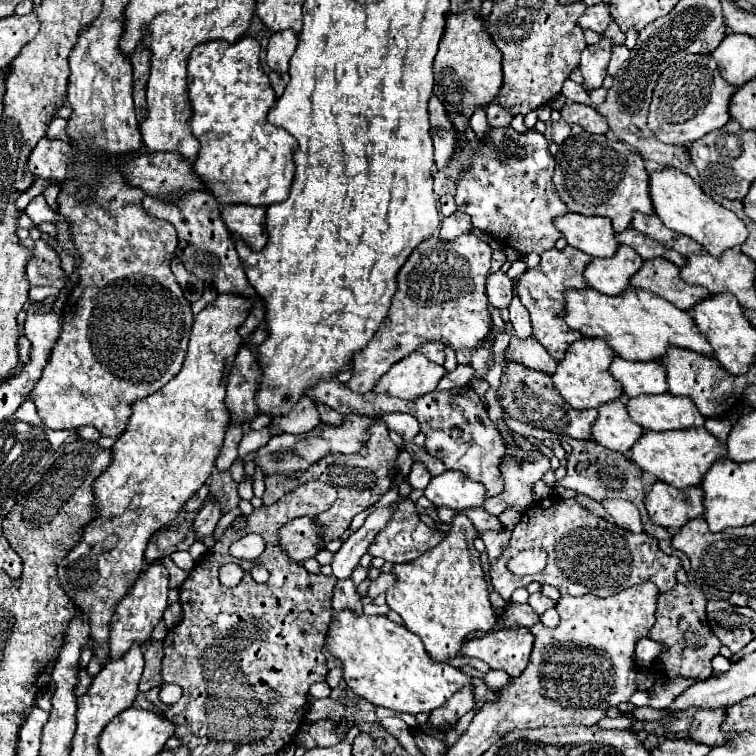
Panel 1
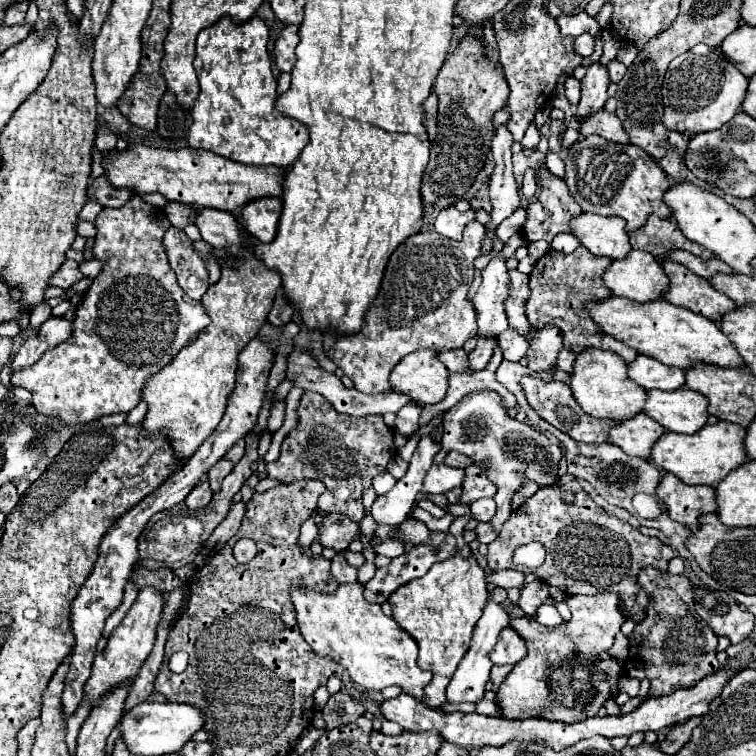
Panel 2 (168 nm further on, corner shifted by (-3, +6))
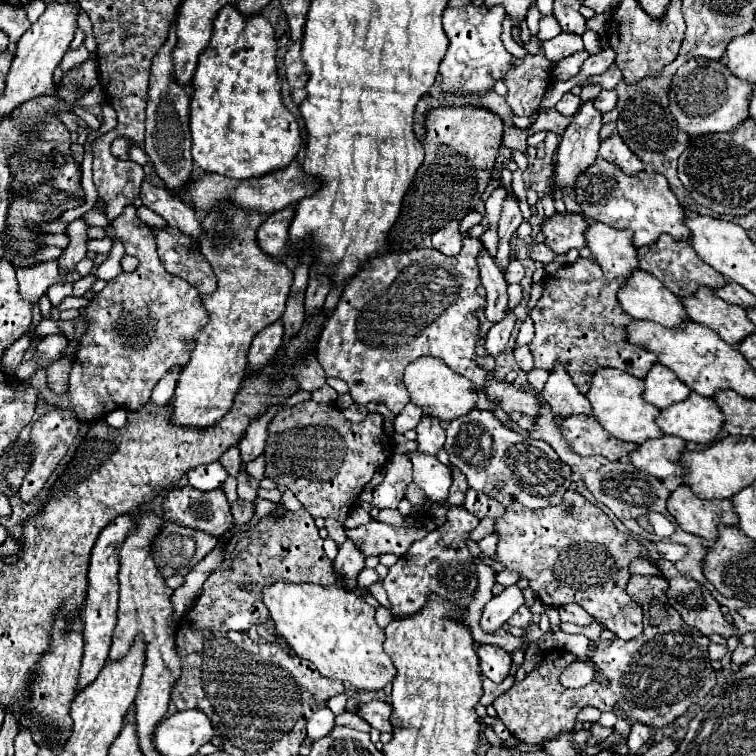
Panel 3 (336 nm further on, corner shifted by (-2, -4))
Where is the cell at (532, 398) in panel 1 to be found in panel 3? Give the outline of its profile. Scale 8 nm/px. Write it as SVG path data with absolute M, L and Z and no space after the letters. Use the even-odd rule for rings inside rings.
M586 414L578 416L556 416L554 418L560 434L564 436L566 444L572 446L572 452L576 454L600 454L608 460L620 460L636 448L636 444L628 444L624 440L618 440L602 430L602 426Z

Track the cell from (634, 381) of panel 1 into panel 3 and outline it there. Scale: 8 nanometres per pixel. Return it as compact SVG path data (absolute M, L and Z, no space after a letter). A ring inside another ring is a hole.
M654 364L644 378L644 400L660 410L688 396L690 388L682 384L682 380L678 380L678 376L662 364Z

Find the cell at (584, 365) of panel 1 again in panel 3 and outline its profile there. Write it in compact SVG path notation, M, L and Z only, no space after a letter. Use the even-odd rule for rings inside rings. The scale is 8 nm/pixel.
M598 368L592 374L592 384L590 384L586 398L592 404L592 416L598 420L598 424L608 434L612 434L620 440L626 440L626 442L642 444L648 438L662 436L660 428L654 422L654 418L660 414L660 410L656 406L644 402L644 398L640 396L642 390L644 390L644 384L640 378L620 372L620 370L612 370L612 368Z

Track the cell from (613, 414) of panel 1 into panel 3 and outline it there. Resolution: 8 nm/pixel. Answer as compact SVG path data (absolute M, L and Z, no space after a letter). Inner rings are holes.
M664 434L656 440L646 440L634 452L630 452L628 458L636 468L664 480L668 476L680 476L678 460L684 448L686 448L684 440Z

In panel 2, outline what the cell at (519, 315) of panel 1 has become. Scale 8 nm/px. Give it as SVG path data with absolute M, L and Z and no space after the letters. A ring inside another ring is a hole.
M545 326L541 330L531 328L529 334L535 334L535 338L529 342L529 368L533 372L549 372L557 368L557 354L561 352L563 346L563 336L561 330L555 326Z

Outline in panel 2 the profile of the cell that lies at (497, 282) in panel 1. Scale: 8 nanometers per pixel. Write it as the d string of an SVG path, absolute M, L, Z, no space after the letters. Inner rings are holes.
M513 270L511 274L511 294L509 302L505 302L507 308L507 318L509 318L509 328L515 330L517 334L525 336L529 332L529 320L525 316L525 304L529 300L529 276Z

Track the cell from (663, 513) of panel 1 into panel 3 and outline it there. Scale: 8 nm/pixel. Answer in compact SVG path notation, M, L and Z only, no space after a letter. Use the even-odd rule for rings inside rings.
M680 484L668 498L668 512L676 518L678 526L708 542L718 538L718 526L736 526L738 518L732 512L730 500L700 500L688 486Z

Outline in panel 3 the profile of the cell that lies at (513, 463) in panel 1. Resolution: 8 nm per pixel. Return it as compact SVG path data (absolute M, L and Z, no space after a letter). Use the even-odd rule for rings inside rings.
M482 518L480 524L470 532L470 538L472 538L474 542L478 542L478 540L482 540L484 536L488 536L488 534L492 534L492 532L494 532L494 518Z

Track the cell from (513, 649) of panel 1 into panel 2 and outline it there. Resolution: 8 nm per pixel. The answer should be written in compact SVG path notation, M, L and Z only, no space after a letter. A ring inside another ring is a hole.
M503 628L495 648L489 652L493 664L517 664L525 654L525 644L513 628Z

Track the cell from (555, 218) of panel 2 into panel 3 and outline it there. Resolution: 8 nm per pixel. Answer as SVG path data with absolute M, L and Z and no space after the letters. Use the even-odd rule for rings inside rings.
M556 212L554 216L550 216L540 224L540 232L544 234L544 244L554 254L566 254L570 248L586 246L584 240L586 226L588 222L580 214Z

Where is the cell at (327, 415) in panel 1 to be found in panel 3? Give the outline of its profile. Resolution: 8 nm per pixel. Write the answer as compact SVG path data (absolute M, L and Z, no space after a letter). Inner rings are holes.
M314 400L280 408L270 424L264 476L278 486L290 488L314 518L334 518L344 526L362 486L392 456L392 440L384 434L382 422L382 414L372 412L362 424L352 424L340 416L336 404L318 404Z

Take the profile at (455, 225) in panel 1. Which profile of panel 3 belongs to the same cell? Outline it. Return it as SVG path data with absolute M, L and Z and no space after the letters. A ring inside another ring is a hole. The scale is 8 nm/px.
M452 220L452 224L446 224L438 232L432 234L432 246L440 250L446 256L456 256L462 248L462 234L460 234L460 222Z

